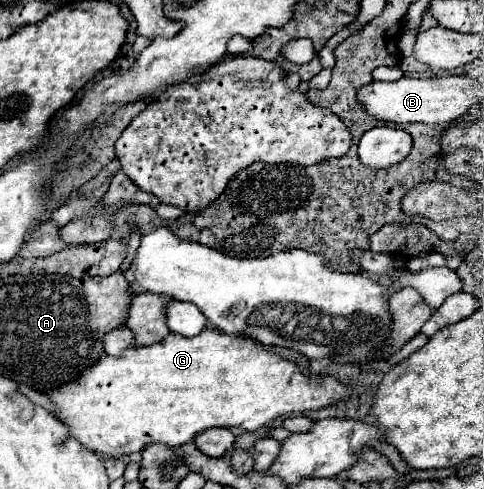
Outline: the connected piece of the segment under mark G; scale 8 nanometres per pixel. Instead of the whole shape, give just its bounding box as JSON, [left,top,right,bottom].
[45,331,351,457]

